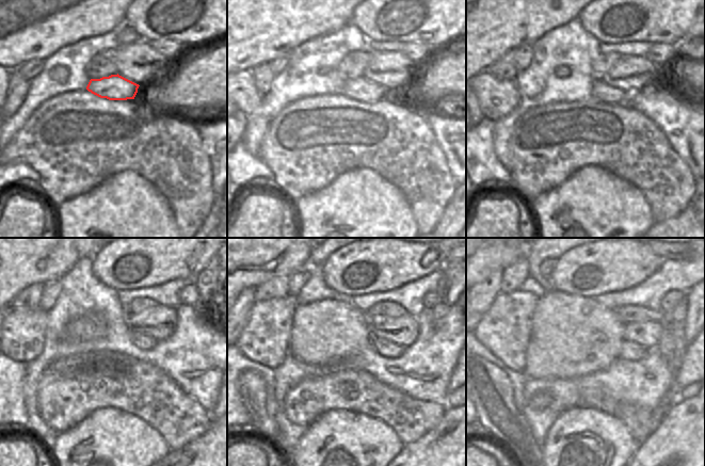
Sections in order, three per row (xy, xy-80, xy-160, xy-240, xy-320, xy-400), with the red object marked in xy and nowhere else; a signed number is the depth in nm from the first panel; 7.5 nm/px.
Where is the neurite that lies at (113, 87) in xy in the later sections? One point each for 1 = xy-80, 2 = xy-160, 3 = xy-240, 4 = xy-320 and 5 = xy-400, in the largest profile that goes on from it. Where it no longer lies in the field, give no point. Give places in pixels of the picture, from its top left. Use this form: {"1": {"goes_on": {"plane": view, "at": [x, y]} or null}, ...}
{"1": {"goes_on": {"plane": "xy-80", "at": [361, 89]}}, "2": {"goes_on": {"plane": "xy-160", "at": [601, 91]}}, "3": {"goes_on": {"plane": "xy-240", "at": [143, 341]}}, "4": {"goes_on": {"plane": "xy-320", "at": [386, 348]}}, "5": {"goes_on": {"plane": "xy-400", "at": [630, 351]}}}

